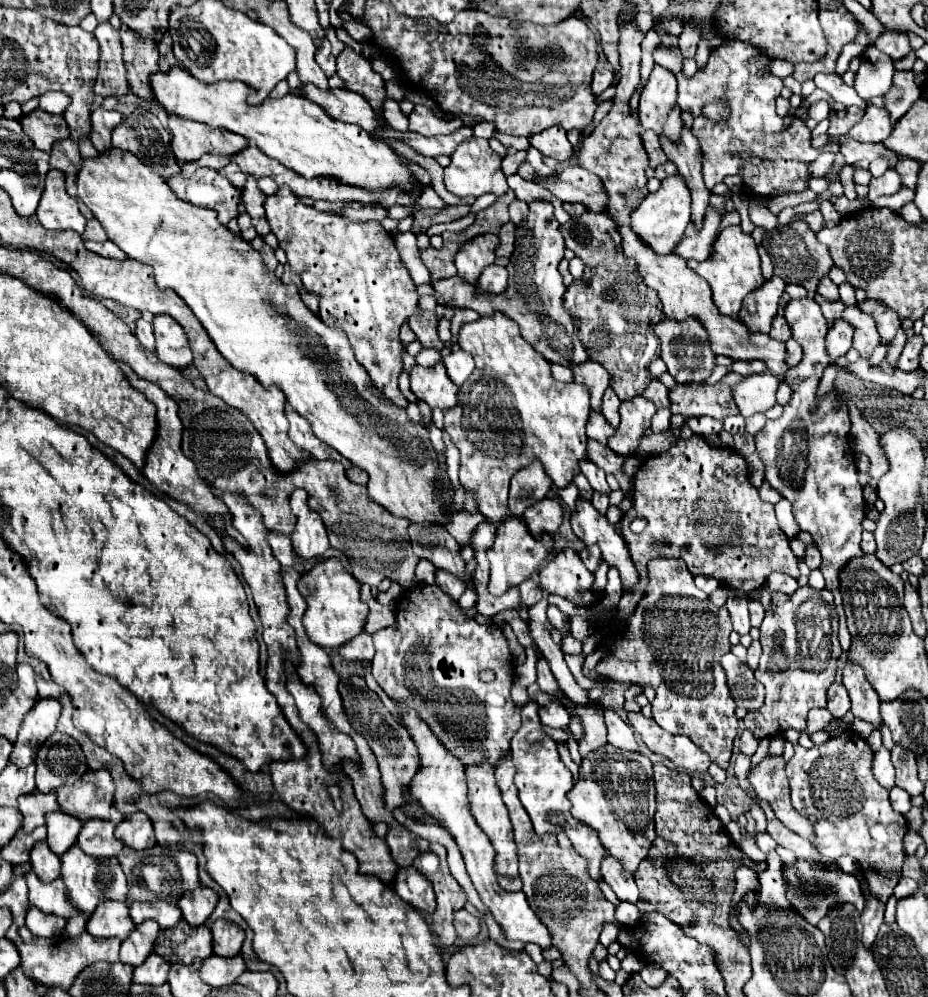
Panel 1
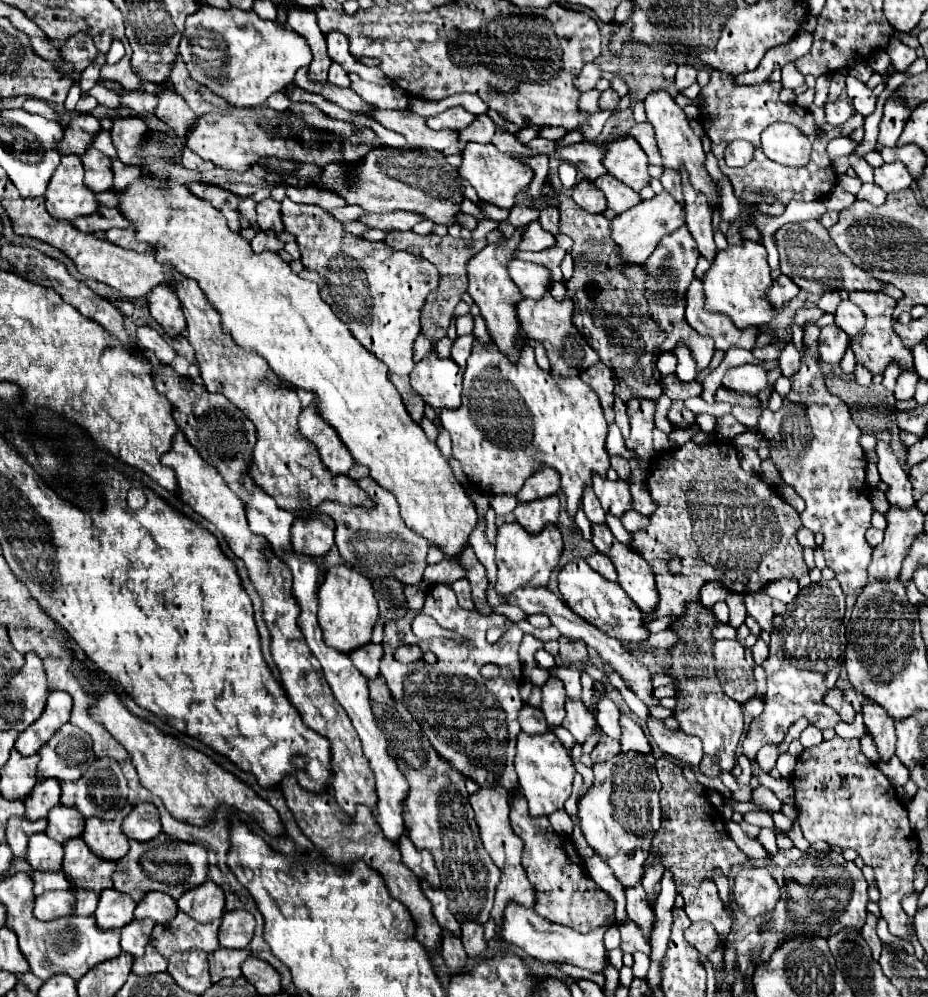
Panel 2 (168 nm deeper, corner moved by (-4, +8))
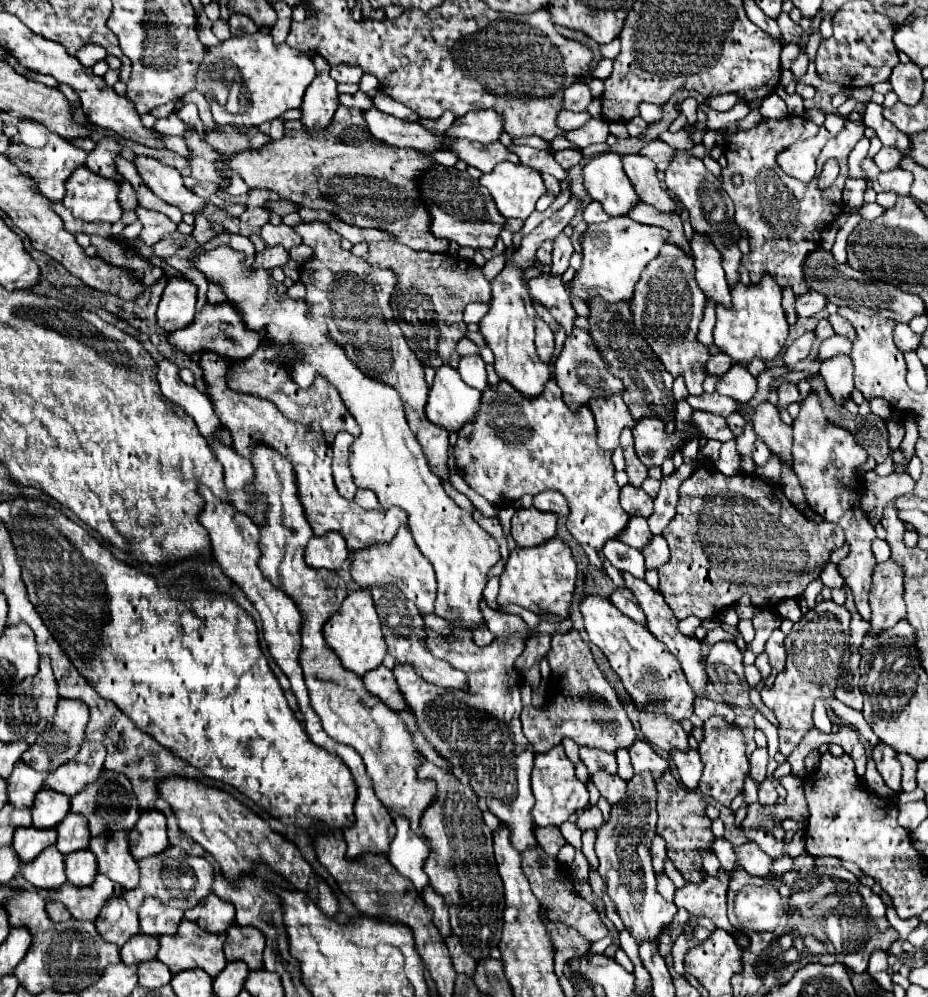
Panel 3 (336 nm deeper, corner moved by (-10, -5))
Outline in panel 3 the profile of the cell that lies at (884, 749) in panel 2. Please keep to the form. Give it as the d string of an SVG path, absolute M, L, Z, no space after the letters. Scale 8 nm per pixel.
M878 743L874 749L872 749L872 759L876 761L876 767L878 767L878 773L884 777L884 783L900 793L900 763L896 759L896 751L892 751L890 747L886 747L884 743Z

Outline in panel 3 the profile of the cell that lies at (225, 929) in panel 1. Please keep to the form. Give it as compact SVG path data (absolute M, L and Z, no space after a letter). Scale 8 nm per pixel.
M234 925L226 933L226 943L224 943L226 959L244 961L250 971L262 969L264 947L266 947L266 939L264 939L262 931L258 931L256 927Z

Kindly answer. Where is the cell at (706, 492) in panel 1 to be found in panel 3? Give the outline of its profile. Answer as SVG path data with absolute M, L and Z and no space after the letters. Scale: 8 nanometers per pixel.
M696 469L682 485L680 485L680 501L678 501L678 507L676 507L676 515L674 519L668 523L668 527L664 529L664 539L668 541L668 547L670 547L670 561L666 565L662 565L658 569L660 573L660 593L664 597L664 601L670 605L670 609L674 611L676 619L684 619L688 615L696 615L700 619L710 619L710 617L716 617L722 609L730 607L730 605L736 605L738 599L742 595L748 595L752 599L752 605L756 607L770 607L770 605L776 605L778 601L782 599L790 599L790 597L798 597L806 591L808 583L816 581L820 577L820 571L822 567L830 561L830 553L840 549L844 545L844 531L840 531L840 527L836 527L836 523L828 523L828 521L812 521L812 519L806 519L784 495L782 487L780 485L770 485L768 481L756 477L756 475L748 475L748 473L740 473L740 475L732 475L732 477L726 477L722 475L720 471L710 471L710 469Z

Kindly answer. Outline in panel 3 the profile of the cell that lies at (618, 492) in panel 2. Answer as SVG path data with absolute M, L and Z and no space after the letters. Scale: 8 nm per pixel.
M630 517L626 529L622 531L622 535L620 535L618 539L620 539L622 543L626 543L626 545L638 549L638 551L642 551L652 537L654 537L654 535L652 535L652 531L648 529L648 523L646 523L644 517Z

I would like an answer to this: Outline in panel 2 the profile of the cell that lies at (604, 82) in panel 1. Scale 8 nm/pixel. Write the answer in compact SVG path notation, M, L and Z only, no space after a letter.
M590 62L590 64L586 64L586 66L582 68L582 72L580 72L578 78L574 80L574 84L576 84L582 92L586 92L586 90L592 90L600 78L602 78L600 66L598 66L596 62Z

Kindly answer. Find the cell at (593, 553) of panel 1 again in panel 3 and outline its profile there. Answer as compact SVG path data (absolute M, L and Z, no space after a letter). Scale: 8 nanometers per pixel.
M616 589L616 591L612 593L612 603L614 603L622 613L626 613L628 617L632 617L636 623L646 625L646 615L644 615L644 611L640 609L640 605L638 605L636 597L632 595L632 591L628 591L628 589Z

